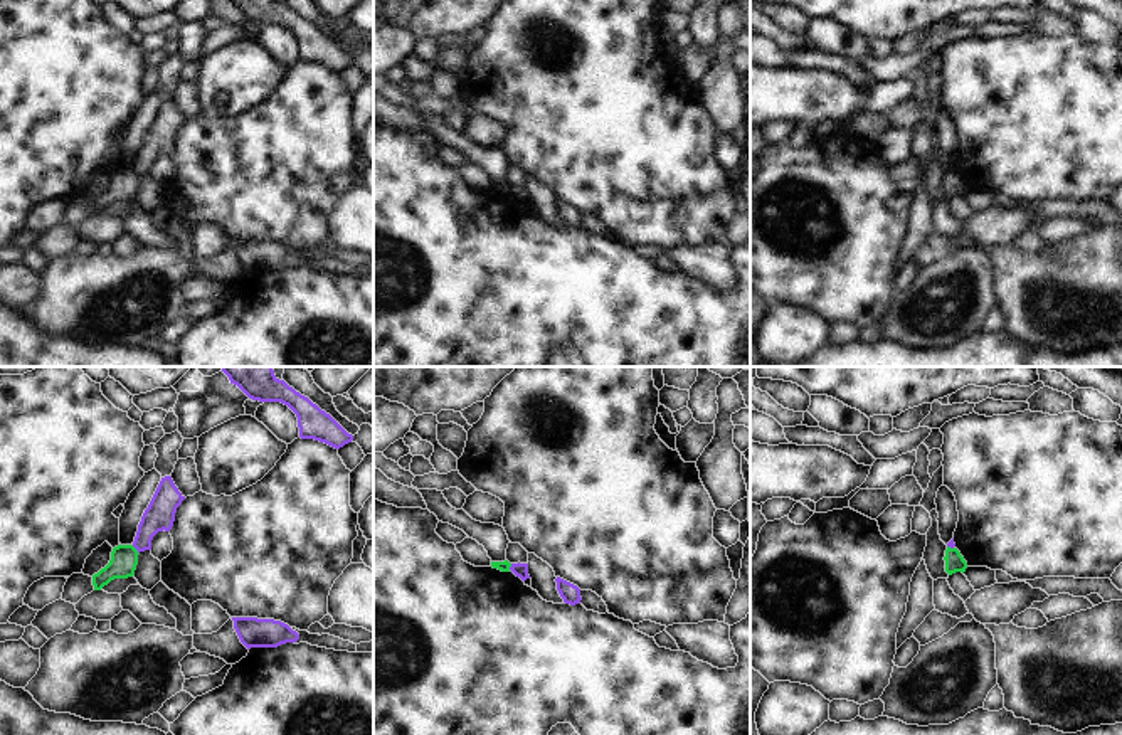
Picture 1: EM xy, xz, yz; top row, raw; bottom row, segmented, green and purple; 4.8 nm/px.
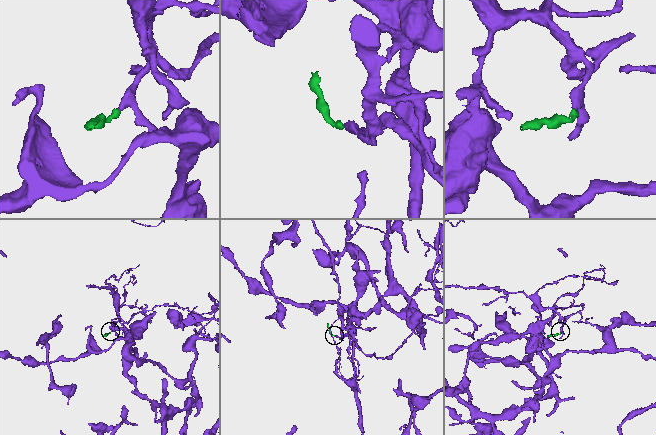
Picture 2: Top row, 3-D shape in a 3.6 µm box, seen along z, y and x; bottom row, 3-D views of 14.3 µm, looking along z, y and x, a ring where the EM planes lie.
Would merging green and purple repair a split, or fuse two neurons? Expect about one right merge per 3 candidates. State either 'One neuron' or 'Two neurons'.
Two neurons

